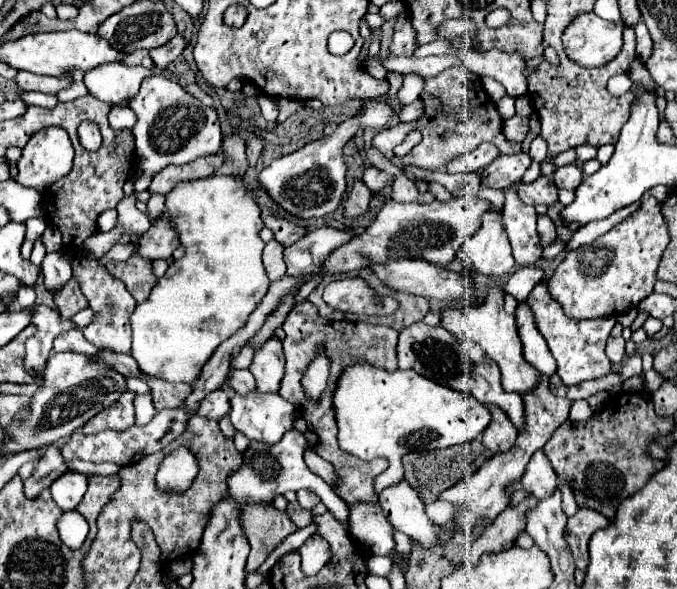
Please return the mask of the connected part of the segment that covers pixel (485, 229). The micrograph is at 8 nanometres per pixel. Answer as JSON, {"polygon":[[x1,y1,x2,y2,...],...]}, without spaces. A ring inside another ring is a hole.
{"polygon":[[490,207,484,213,482,227,472,235,472,239,464,241,462,253,482,275,502,277,514,267,510,241,500,225,500,211]]}

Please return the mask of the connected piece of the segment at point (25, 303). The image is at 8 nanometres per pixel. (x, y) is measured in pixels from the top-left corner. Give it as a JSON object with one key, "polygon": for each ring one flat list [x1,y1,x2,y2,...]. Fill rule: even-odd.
{"polygon":[[20,287,20,293,18,293,18,305,22,309,26,307,32,307,34,305,34,299,36,299,36,293,32,287]]}

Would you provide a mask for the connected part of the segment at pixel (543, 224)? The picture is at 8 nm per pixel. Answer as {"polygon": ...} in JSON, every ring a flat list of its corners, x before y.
{"polygon":[[540,215,538,217,538,231,540,231,540,241,542,247,550,247,556,241,556,225,548,215]]}

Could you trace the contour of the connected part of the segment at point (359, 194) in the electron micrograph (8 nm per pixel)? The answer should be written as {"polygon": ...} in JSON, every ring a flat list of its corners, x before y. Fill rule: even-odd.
{"polygon":[[354,179,352,191,348,193,348,199,344,201,344,217,356,219,364,215,368,209,368,201,370,201,370,189,360,179]]}

